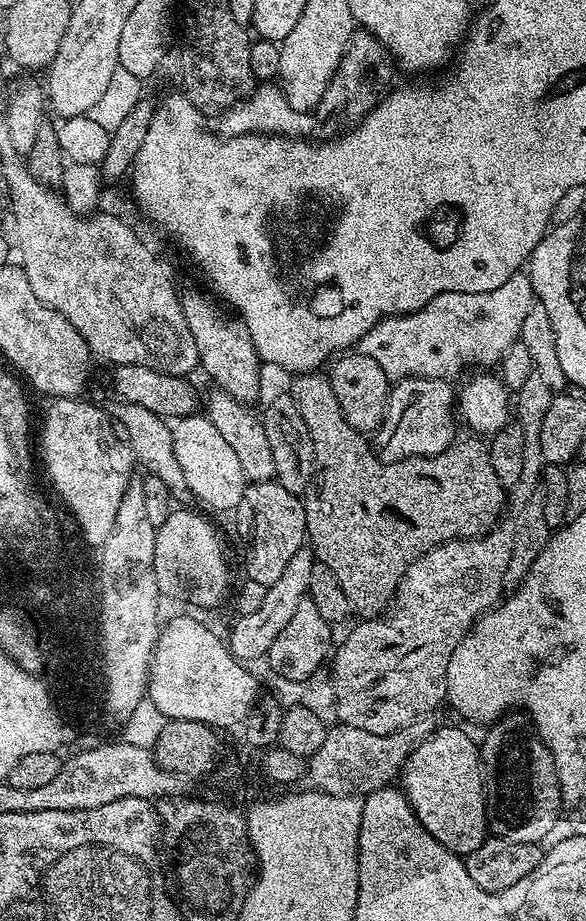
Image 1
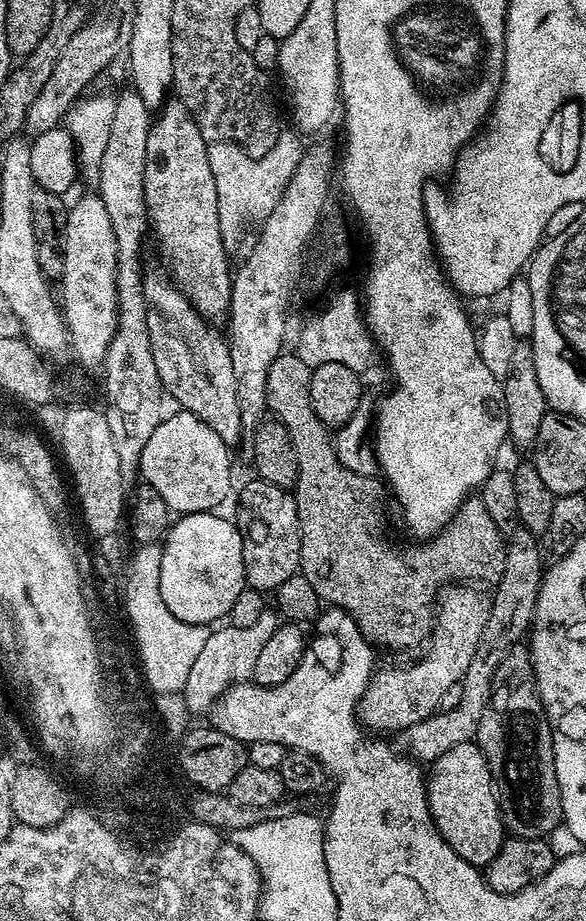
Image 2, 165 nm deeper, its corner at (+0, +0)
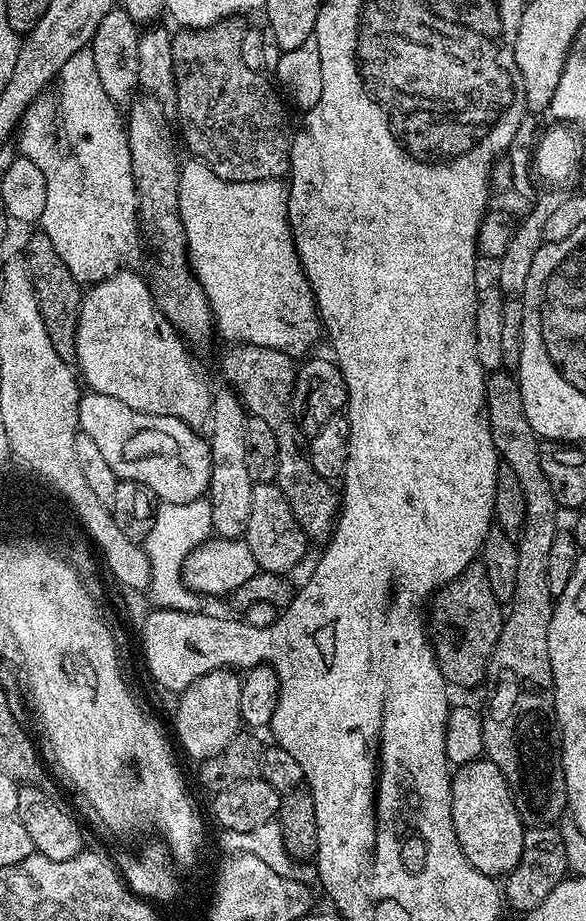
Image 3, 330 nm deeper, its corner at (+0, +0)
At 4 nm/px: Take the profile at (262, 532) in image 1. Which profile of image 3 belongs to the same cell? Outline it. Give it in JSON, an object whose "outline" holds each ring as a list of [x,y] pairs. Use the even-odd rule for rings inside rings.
{"outline":[[[274,482],[253,483],[248,528],[243,532],[242,539],[250,546],[250,554],[254,554],[254,562],[259,571],[281,574],[291,573],[291,568],[298,567],[308,552],[308,544],[310,545],[310,537],[294,518],[290,502],[286,502],[282,490]]]}

